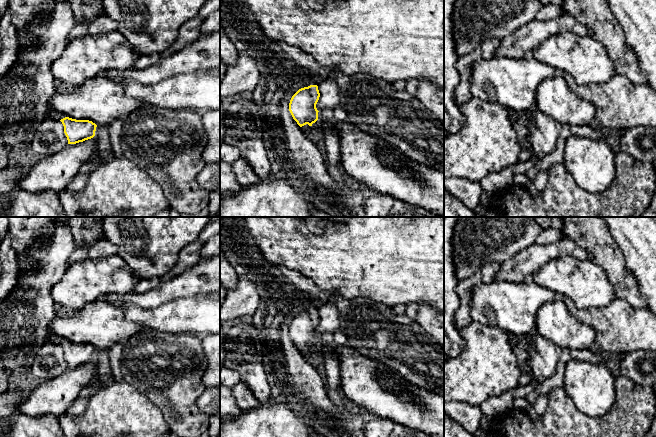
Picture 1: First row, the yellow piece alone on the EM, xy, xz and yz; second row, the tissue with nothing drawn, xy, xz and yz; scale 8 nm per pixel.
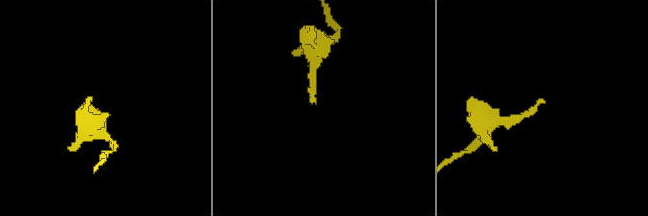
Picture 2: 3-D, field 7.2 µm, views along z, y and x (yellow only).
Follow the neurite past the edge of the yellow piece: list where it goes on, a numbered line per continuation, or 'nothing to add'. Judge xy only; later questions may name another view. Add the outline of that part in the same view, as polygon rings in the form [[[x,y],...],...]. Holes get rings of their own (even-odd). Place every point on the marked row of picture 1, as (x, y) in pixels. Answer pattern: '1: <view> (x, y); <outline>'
1: xy (51, 113); [[[48,108],[48,116],[52,117],[52,118],[55,118],[57,120],[61,120],[61,119],[67,117],[66,115],[58,113],[58,112],[50,109],[50,108]]]

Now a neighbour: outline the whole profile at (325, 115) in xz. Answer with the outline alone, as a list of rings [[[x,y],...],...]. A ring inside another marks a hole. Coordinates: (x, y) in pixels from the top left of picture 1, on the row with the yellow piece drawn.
[[[324,108],[318,112],[318,120],[322,124],[328,123],[334,117],[335,115],[332,108]]]

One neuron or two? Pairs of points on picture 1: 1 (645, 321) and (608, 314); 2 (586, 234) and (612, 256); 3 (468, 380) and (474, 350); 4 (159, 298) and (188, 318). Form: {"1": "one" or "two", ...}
{"1": "one", "2": "one", "3": "one", "4": "two"}

